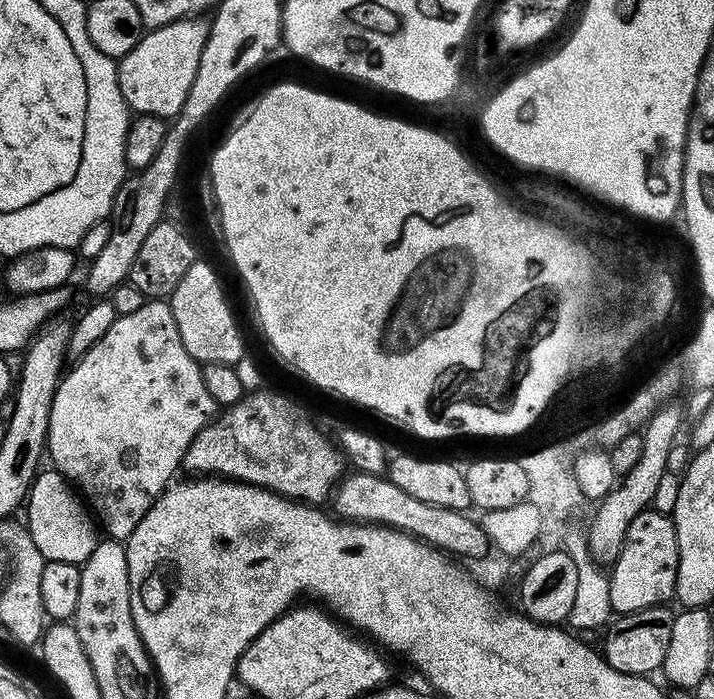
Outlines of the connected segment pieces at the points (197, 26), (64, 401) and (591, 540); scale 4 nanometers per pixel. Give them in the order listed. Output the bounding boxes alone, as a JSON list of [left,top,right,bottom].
[[116,18,209,118],[46,299,218,542],[586,402,686,566]]

